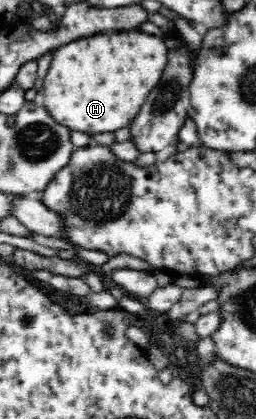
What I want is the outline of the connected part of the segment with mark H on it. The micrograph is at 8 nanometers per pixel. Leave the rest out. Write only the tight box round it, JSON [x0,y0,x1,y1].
[45,32,167,136]

